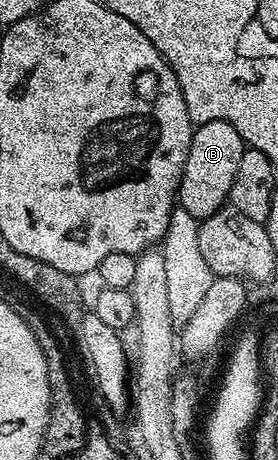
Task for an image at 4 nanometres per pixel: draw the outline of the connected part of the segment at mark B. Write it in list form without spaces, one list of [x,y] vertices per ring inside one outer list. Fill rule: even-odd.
[[[210,120],[196,126],[192,131],[186,164],[180,177],[179,209],[190,212],[190,216],[198,220],[209,218],[214,212],[225,209],[226,203],[232,197],[234,176],[238,173],[238,164],[245,149],[242,136],[238,136],[234,124],[226,120]]]

